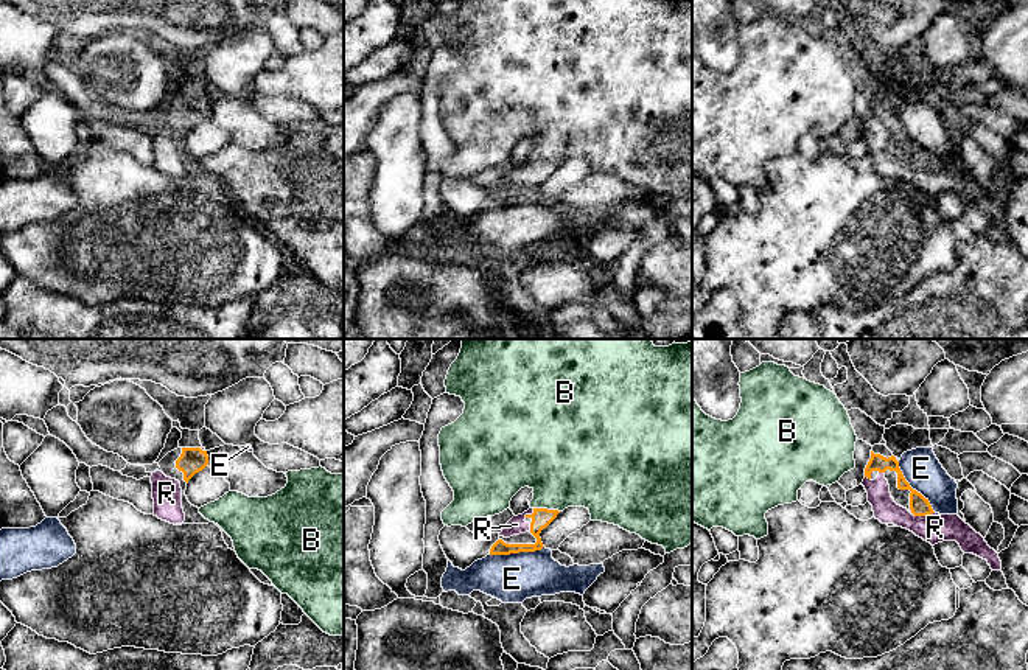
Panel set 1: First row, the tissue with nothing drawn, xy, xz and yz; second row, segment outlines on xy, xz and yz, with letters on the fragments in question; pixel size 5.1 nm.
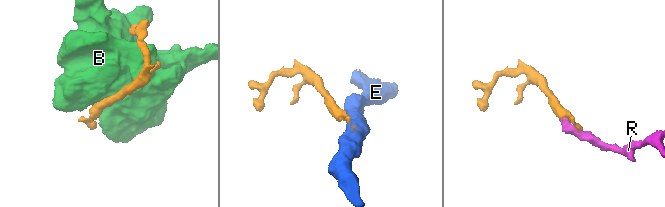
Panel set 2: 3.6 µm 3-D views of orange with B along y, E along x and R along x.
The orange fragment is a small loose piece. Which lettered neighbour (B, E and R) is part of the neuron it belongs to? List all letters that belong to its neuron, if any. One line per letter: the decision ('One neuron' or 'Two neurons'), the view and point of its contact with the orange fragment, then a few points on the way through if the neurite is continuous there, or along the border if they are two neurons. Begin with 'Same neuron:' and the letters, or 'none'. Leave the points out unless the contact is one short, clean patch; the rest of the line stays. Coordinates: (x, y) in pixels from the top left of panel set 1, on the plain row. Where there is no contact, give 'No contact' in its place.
Same neuron: R
B: Two neurons. Touches orange at xz (546, 160)
E: Two neurons. Touches orange at yz (912, 140). Boundary: yz (898, 114), (904, 131), (935, 164)
R: One neuron. Touches orange at yz (923, 167). Path across: yz (919, 157), (923, 167), (935, 179)

